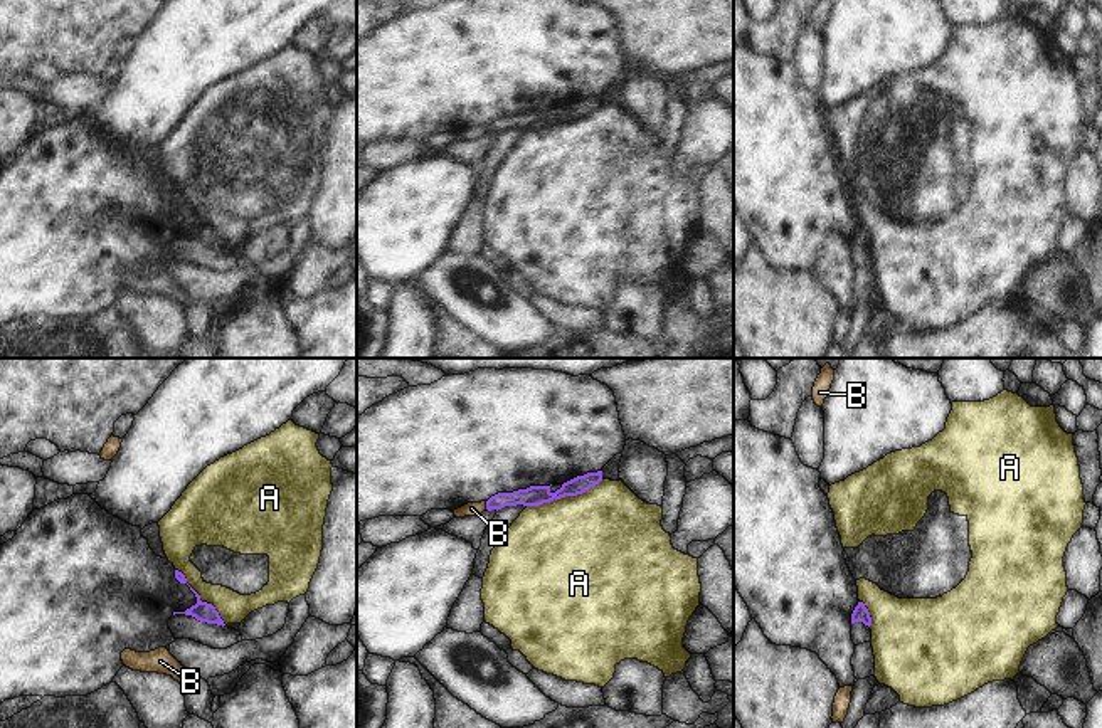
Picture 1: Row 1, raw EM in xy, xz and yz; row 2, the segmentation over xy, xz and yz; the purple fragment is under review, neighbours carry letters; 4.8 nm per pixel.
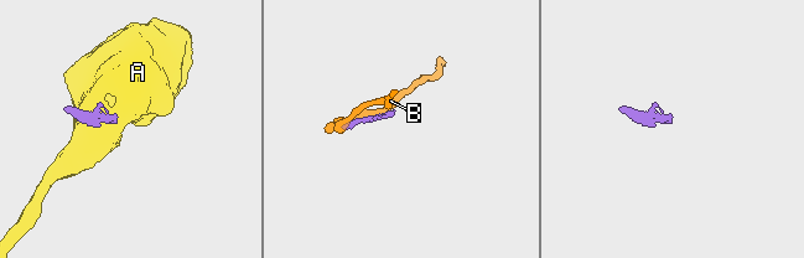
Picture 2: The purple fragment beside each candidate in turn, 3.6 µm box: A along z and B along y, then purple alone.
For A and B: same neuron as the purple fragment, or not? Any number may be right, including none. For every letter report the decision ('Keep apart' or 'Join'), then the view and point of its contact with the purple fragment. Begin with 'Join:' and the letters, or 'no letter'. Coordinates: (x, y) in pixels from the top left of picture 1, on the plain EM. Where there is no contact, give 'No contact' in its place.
Join: no letter
A: Keep apart. Touches purple at xz (564, 120)
B: Keep apart. Touches purple at xz (487, 128).

